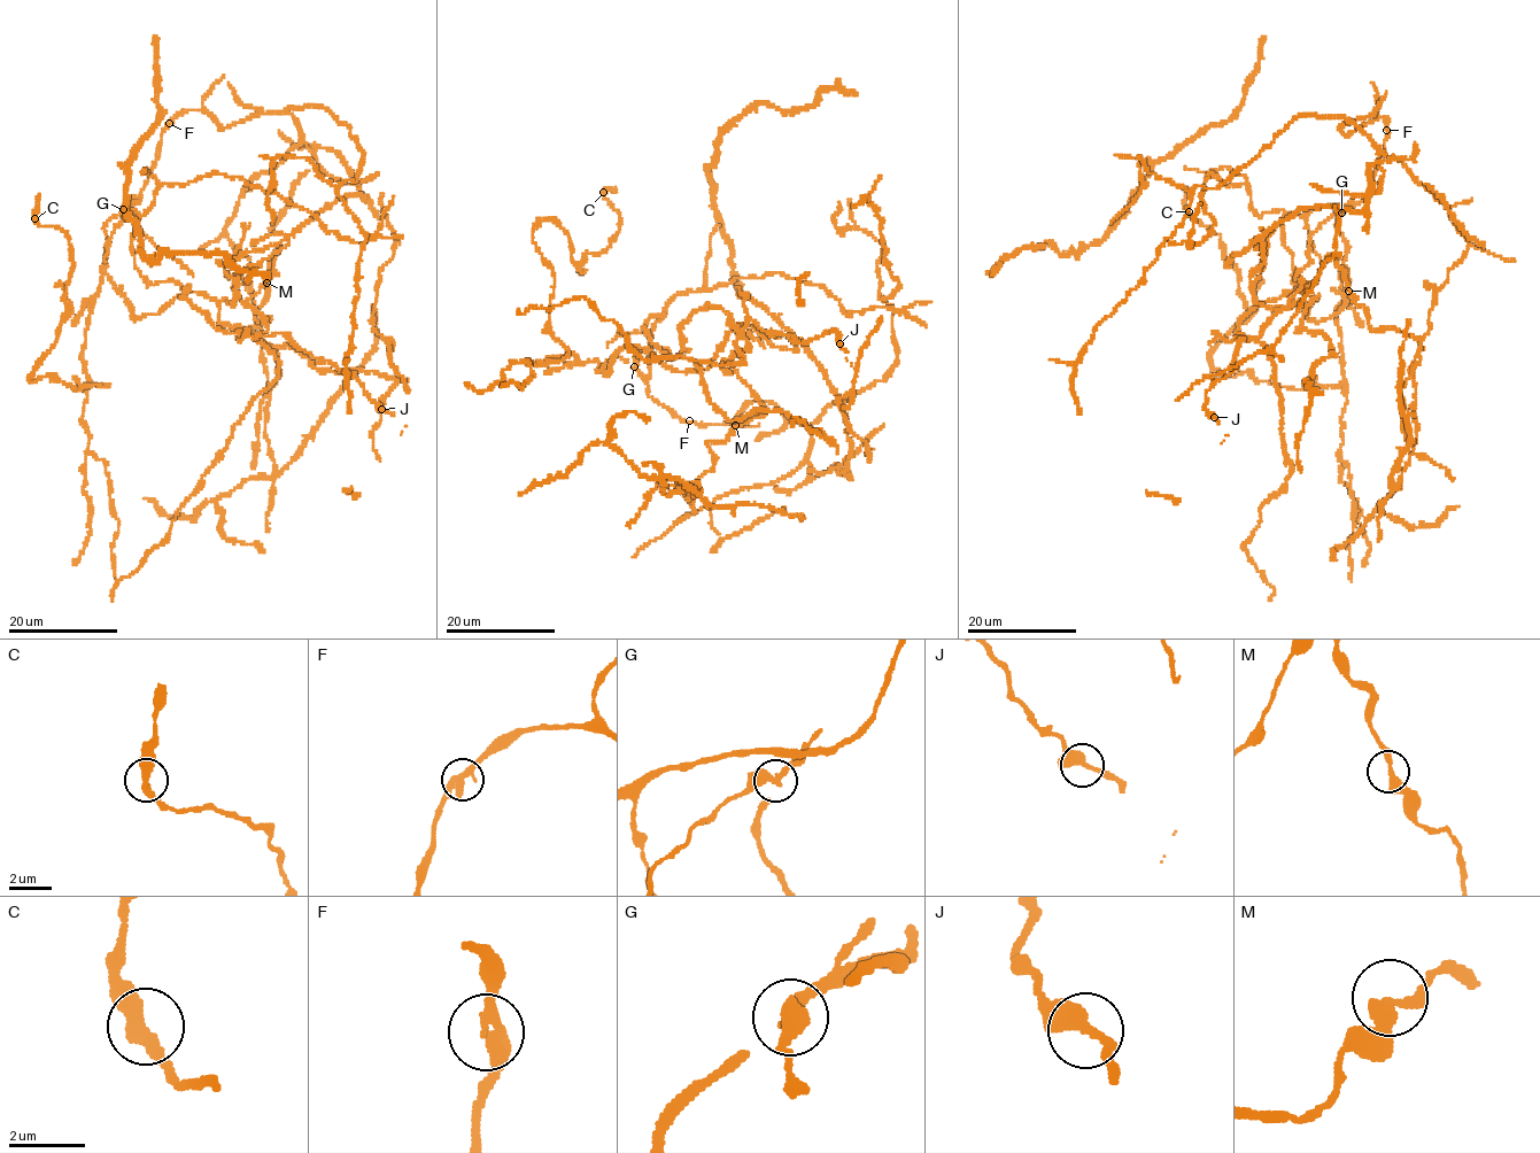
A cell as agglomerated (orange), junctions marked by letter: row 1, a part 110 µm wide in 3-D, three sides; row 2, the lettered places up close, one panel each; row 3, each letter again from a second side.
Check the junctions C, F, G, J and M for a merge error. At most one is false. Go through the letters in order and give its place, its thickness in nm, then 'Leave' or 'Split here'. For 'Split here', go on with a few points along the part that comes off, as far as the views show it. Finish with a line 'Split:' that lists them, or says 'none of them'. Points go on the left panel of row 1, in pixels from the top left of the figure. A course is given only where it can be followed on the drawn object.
C: Place: (35, 218). Thickness 360 nm. Leave
F: Place: (169, 123). Thickness 340 nm. Leave
G: Place: (123, 209). Thickness 360 nm. Split here. Course of the part to remove: (123, 210), (124, 218), (138, 226), (193, 276)
J: Place: (381, 409). Thickness 340 nm. Leave
M: Place: (267, 283). Thickness 320 nm. Leave
Split: G

